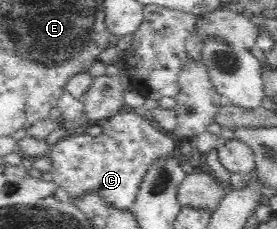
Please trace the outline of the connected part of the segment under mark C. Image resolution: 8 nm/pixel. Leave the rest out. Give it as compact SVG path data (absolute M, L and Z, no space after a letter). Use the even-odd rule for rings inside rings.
M134 112L119 113L102 120L100 126L99 136L72 133L67 140L60 139L52 146L47 154L52 162L52 181L69 196L76 207L87 196L96 196L111 210L131 212L141 178L147 172L151 160L174 148L175 140L155 130L147 115Z

